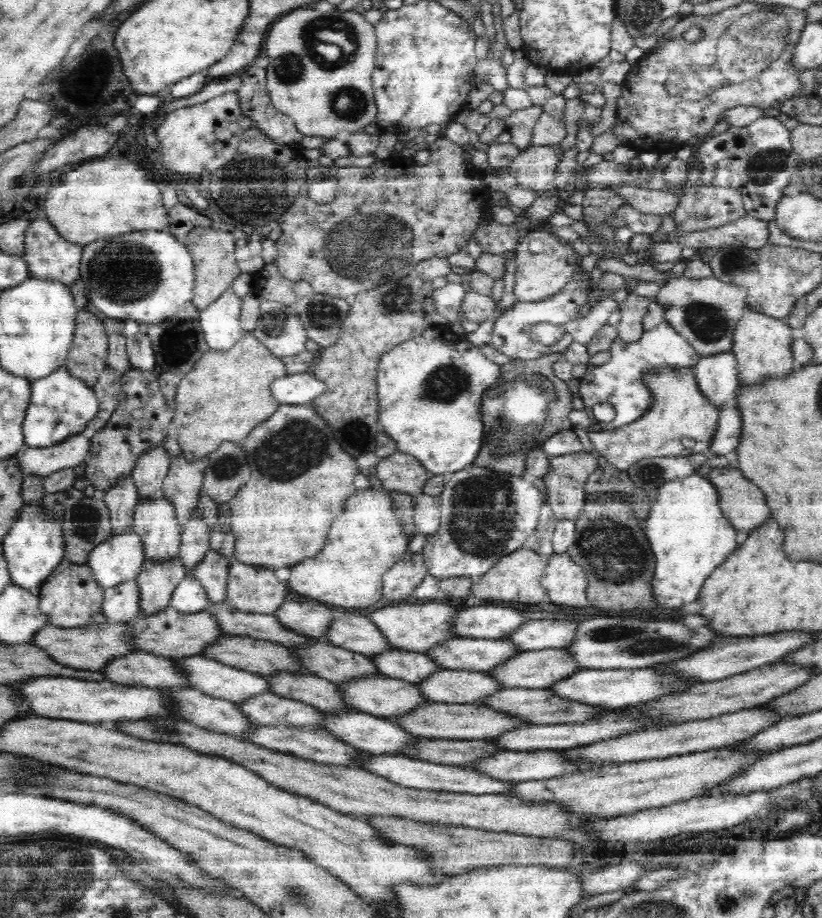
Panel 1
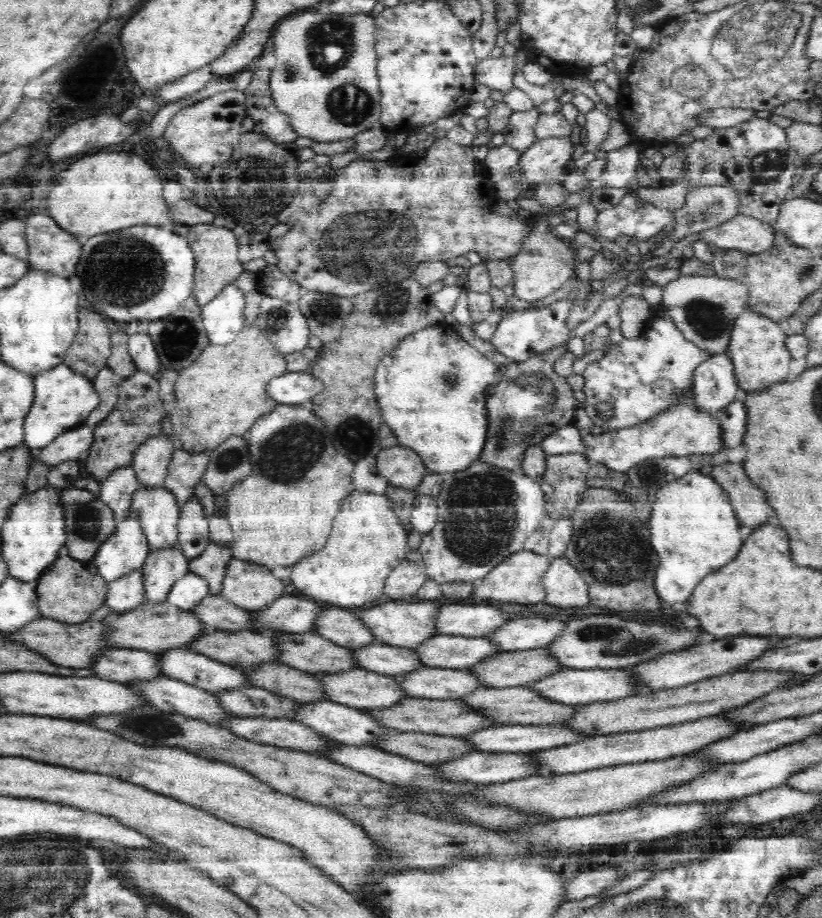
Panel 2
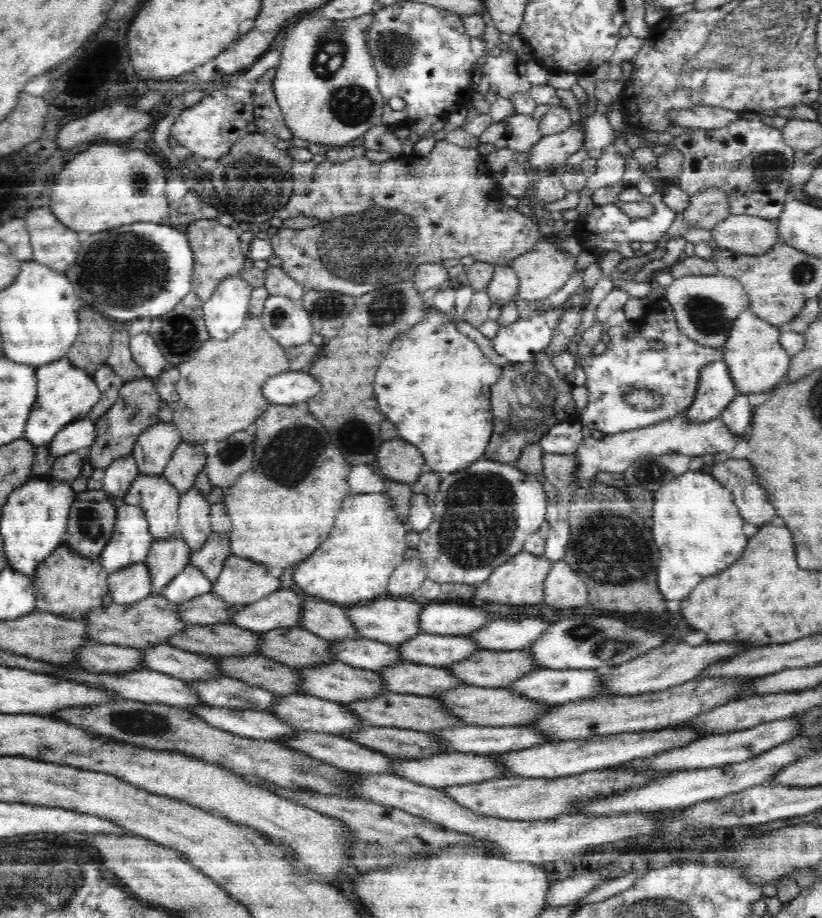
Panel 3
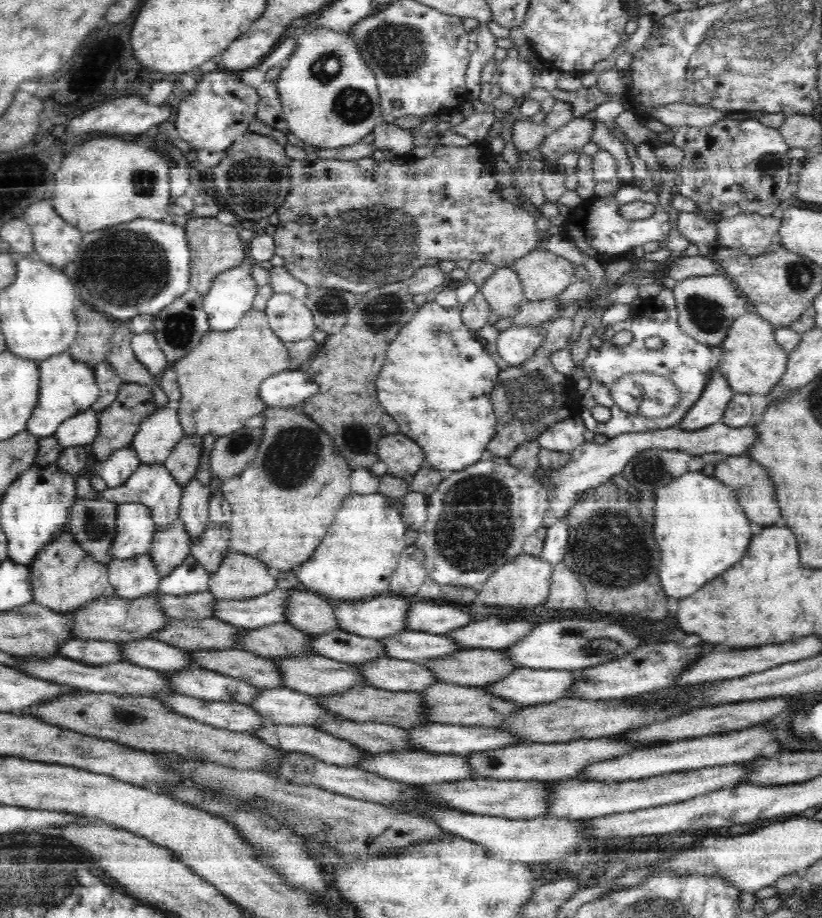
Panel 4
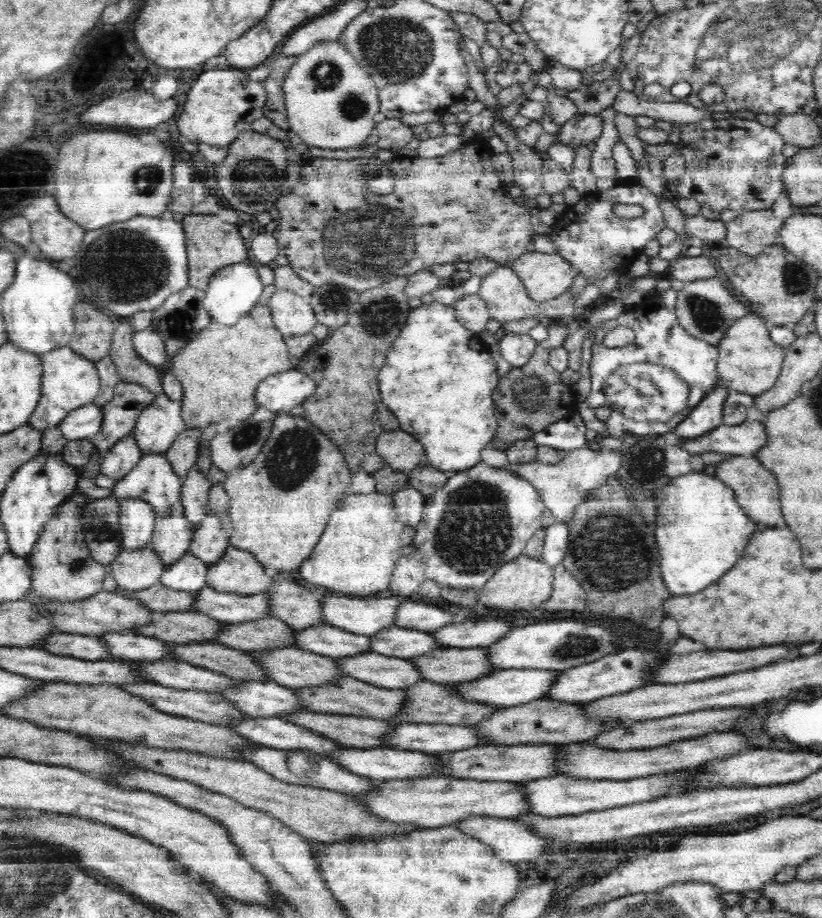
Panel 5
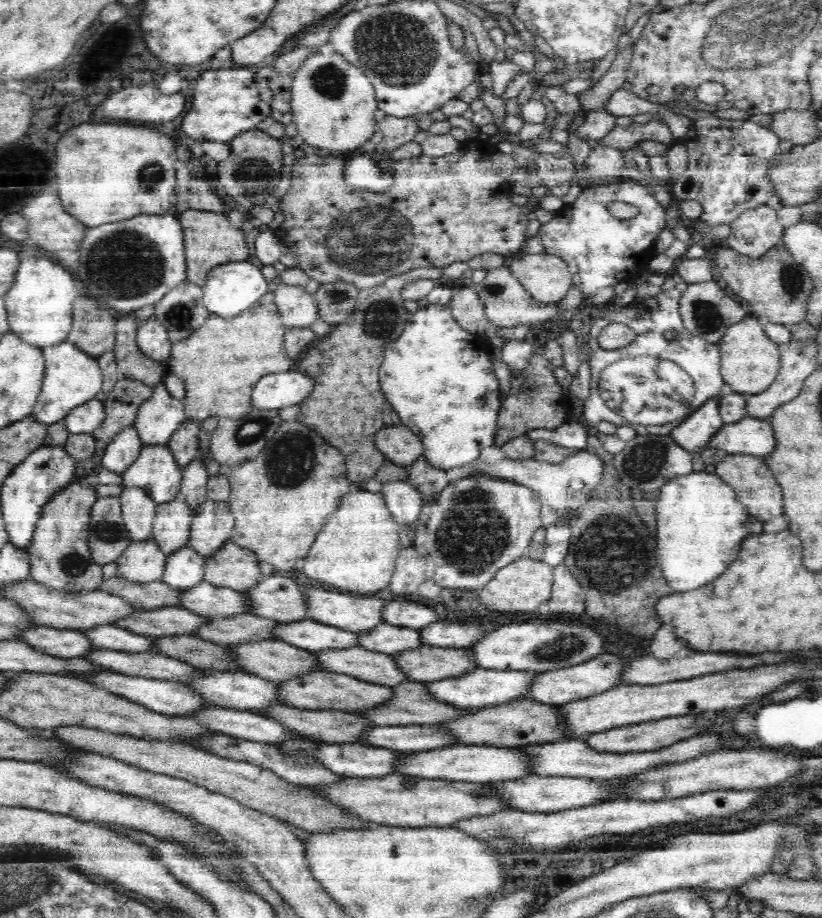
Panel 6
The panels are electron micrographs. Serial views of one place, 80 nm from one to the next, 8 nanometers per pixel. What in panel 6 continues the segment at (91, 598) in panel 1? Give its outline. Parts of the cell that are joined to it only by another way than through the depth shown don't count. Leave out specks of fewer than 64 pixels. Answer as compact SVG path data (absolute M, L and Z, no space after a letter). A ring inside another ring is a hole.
M78 476L50 497L35 526L34 537L26 547L32 580L66 591L92 592L98 589L103 580L103 566L93 562L87 542L90 516L98 499L95 488L84 477L80 479Z

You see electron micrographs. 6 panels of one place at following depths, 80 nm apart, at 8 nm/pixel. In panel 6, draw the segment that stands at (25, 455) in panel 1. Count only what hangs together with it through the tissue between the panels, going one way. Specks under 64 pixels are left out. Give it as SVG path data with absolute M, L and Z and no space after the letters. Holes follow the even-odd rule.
M101 396L73 408L64 418L69 434L91 434L105 419L104 399Z

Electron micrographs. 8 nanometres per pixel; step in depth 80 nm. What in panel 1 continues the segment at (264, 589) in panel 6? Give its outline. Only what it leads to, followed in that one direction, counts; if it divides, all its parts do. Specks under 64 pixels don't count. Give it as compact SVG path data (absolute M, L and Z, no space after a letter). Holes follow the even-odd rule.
M330 605L329 608L336 613L336 620L326 632L325 640L330 645L367 657L393 650L394 647L372 619L348 613L342 607Z

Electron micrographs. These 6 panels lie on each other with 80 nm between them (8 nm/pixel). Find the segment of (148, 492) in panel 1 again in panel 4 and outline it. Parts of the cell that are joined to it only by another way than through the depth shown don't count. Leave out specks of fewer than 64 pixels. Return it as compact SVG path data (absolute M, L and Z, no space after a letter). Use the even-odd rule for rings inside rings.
M169 404L163 409L157 407L139 422L138 432L134 434L132 440L132 447L136 451L141 463L158 461L158 463L165 464L166 458L170 456L174 446L184 436L185 432L181 427L181 421L177 413L177 405Z

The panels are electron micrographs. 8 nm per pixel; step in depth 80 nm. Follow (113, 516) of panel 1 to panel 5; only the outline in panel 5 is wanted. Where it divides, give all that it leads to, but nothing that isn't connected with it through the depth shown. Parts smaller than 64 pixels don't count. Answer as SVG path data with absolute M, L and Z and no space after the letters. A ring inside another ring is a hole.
M133 434L125 436L104 453L99 472L112 480L122 480L123 476L126 476L126 473L130 472L135 464L138 464L143 454L138 448Z

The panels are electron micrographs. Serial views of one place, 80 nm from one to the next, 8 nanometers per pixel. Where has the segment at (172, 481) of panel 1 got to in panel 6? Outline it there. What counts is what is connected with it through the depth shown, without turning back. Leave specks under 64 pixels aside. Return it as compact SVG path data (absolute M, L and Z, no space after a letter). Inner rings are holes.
M186 419L175 429L174 434L167 444L172 449L177 463L182 469L186 468L192 460L196 460L200 455L199 434L201 431L201 421Z

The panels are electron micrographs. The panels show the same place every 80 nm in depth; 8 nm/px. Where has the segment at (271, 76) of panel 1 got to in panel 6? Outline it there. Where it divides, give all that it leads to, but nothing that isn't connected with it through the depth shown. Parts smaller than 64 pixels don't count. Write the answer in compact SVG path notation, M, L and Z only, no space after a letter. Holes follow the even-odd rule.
M328 48L325 51L316 52L304 60L304 64L293 74L290 93L292 94L290 102L292 122L298 130L297 134L303 138L304 143L321 149L326 155L354 153L374 134L376 124L378 125L374 118L374 114L378 110L378 100L370 79L358 68L347 63L342 56L336 55L333 50Z

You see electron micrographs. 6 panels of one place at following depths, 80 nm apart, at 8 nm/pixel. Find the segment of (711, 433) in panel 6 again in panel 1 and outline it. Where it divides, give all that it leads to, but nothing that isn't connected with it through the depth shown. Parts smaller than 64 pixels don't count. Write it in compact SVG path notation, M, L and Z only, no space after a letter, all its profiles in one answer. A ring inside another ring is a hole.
M732 351L701 356L693 371L702 395L718 408L730 404L739 392L738 361Z

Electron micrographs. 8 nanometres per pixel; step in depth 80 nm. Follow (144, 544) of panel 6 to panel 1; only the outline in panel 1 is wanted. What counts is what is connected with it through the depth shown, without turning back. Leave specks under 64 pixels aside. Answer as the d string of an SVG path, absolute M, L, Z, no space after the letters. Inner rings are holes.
M128 580L118 586L107 588L101 604L101 612L106 616L107 622L130 622L140 613L139 596L136 580Z

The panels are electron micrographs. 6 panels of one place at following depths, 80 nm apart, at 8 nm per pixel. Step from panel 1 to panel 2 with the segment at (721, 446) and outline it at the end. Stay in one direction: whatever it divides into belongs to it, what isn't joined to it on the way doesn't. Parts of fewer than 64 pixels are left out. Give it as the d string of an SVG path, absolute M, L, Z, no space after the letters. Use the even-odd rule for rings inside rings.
M741 396L726 408L713 414L720 421L721 427L726 428L726 444L730 444L730 450L742 444L742 438L744 438L744 430L746 430L746 406L744 404L744 398Z

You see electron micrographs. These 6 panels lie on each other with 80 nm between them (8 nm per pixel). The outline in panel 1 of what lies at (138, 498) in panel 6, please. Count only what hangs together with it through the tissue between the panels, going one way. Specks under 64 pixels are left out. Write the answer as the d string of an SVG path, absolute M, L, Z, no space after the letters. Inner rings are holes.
M133 526L129 532L114 535L103 544L96 545L87 556L86 565L90 566L95 583L107 589L112 588L112 586L118 586L122 582L128 582L128 580L135 580L142 571L142 566L145 562L144 545L142 545L140 537L136 535Z

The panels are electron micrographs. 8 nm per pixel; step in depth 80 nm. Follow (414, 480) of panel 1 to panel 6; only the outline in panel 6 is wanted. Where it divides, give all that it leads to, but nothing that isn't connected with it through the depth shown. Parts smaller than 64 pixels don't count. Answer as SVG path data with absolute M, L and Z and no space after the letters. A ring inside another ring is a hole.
M400 422L379 429L375 434L375 444L385 459L407 468L424 452L422 441Z

